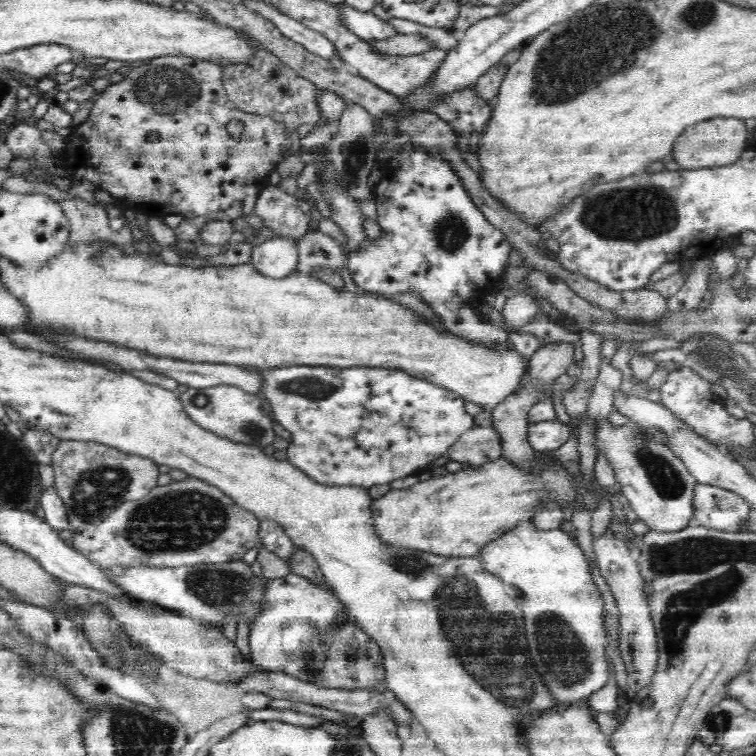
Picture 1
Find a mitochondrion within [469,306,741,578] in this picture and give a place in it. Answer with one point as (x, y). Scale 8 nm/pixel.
(664, 478)

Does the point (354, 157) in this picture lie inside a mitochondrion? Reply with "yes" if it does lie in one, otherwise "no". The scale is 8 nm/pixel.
yes

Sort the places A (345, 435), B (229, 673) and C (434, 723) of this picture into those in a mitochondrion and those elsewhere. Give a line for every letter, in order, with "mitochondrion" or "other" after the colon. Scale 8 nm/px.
A: other
B: other
C: other

